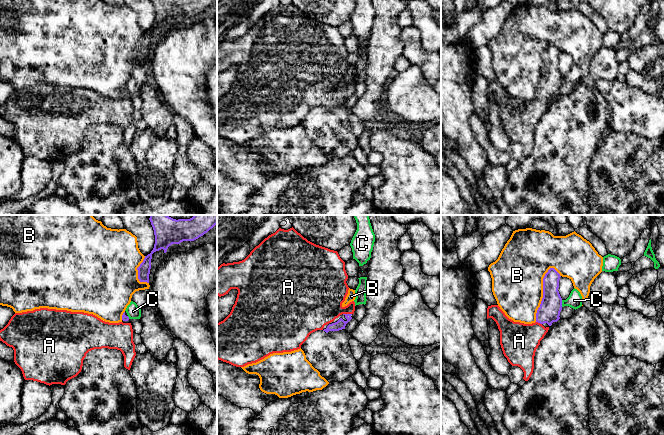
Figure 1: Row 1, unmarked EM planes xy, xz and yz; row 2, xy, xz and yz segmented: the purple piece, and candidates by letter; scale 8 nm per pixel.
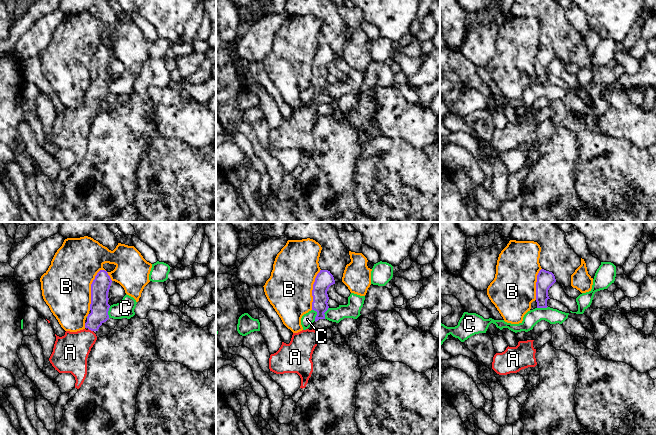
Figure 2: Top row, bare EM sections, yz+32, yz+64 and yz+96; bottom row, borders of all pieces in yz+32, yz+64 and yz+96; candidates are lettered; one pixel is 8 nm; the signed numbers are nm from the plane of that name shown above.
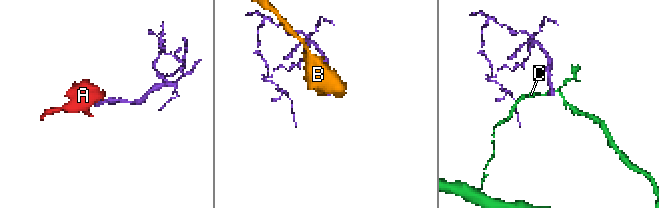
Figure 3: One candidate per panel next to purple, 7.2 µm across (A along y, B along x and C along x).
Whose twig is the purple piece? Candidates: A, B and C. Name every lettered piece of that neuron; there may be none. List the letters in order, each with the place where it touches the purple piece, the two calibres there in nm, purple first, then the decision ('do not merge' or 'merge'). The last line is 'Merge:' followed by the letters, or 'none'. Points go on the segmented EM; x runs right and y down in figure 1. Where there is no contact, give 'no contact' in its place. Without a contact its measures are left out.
A: meets purple in xz at (347, 314); 80 nm thick on the purple side, 360 nm on the other; merge
B: meets purple in yz at (543, 293); 180 nm thick on the purple side, 420 nm on the other; do not merge
C: meets purple in yz at (561, 303); 180 nm thick on the purple side, 120 nm on the other; do not merge
Merge: A

